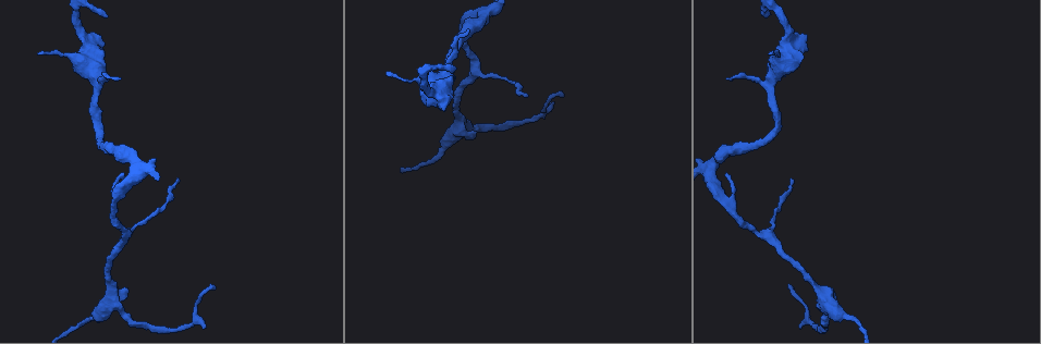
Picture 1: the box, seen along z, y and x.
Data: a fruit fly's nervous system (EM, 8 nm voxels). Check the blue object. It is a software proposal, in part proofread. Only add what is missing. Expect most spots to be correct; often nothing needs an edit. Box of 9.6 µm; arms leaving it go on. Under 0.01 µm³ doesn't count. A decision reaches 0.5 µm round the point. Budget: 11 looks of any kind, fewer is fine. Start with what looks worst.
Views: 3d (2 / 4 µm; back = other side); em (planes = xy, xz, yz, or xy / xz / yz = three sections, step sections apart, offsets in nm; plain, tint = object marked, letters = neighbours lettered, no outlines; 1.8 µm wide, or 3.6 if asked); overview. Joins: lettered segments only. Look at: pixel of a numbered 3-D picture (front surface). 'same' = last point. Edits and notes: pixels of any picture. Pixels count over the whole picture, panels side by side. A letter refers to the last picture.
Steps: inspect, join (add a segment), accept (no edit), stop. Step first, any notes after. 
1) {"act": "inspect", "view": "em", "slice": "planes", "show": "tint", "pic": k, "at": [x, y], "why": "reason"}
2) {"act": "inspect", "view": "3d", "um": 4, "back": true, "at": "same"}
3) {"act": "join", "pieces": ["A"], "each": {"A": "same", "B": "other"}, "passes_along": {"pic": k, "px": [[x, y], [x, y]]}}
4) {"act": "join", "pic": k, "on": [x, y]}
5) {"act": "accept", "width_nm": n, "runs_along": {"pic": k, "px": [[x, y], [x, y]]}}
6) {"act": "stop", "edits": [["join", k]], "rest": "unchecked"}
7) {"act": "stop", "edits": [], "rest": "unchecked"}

{"act": "inspect", "view": "em", "slice": "xz", "step": 4, "show": "letters", "pic": 1, "at": [469, 29], "why": "branch stops here"}

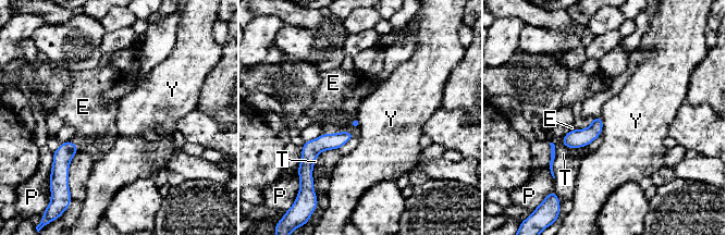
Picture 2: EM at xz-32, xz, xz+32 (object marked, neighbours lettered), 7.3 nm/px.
{"act": "accept", "longest_contact_nm": ["T", 260], "each": {"E": "other", "P": "other", "T": "other", "Y": "other"}, "found": "no lettered segment goes on from it"}

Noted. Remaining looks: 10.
{"act": "inspect", "view": "3d", "um": 2, "pic": 1, "at": [563, 94], "why": "tapers out"}

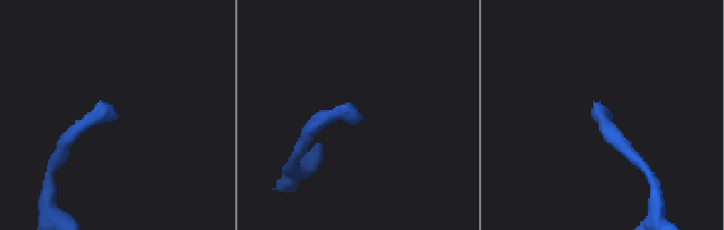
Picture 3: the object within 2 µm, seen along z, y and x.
{"act": "inspect", "view": "em", "um": 3.6, "slice": "planes", "show": "letters", "pic": 3, "at": [114, 114], "why": "now the EM"}

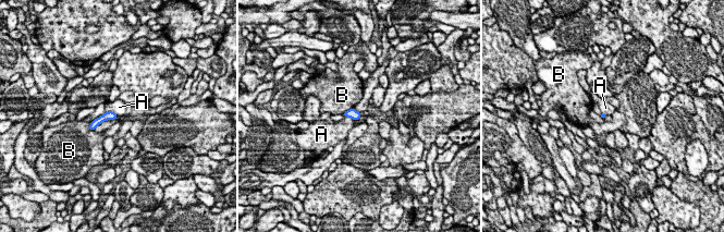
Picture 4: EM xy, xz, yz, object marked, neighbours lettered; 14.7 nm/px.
{"act": "accept", "each": {"A": "other", "B": "other"}, "border": {"pic": 4, "px": [[105, 111], [112, 111], [118, 117]]}, "found": "no lettered segment goes on from it"}

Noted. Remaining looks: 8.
{"act": "inspect", "view": "em", "slice": "xz", "step": 8, "show": "letters", "pic": 1, "at": [766, 17], "why": "free end"}

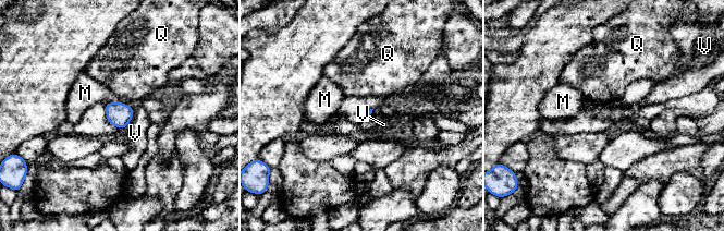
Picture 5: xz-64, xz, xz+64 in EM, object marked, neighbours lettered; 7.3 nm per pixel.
{"act": "inspect", "view": "em", "slice": "planes", "show": "letters", "at": "same"}

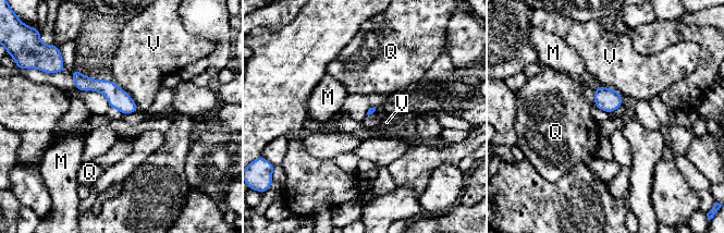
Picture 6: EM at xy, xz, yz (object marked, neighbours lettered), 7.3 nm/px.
{"act": "accept", "longest_contact_nm": ["V", 280], "each": {"M": "other", "Q": "other", "V": "other"}, "found": "no lettered segment goes on from it"}

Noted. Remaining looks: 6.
{"act": "inspect", "view": "em", "slice": "planes", "show": "letters", "pic": 1, "at": [833, 295], "why": "free end"}

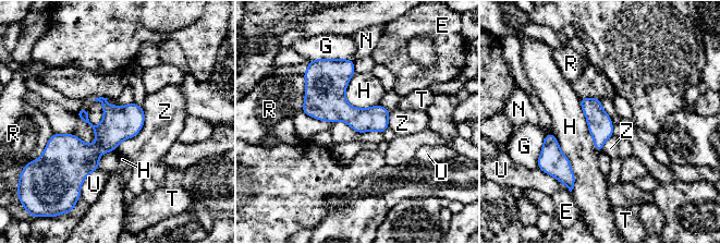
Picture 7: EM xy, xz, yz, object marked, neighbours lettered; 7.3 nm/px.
{"act": "accept", "each": {"E": "other", "G": "other", "H": "other", "N": "other", "R": "other", "T": "other", "U": "other", "Z": "other"}, "border": {"pic": 7, "px": [[354, 73], [345, 99], [379, 105]]}, "found": "none of them fits"}

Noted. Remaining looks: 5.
{"act": "stop", "edits": [], "rest": "unchecked"}

